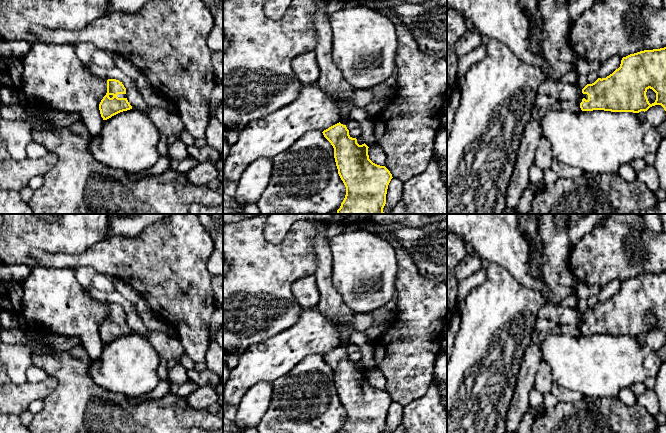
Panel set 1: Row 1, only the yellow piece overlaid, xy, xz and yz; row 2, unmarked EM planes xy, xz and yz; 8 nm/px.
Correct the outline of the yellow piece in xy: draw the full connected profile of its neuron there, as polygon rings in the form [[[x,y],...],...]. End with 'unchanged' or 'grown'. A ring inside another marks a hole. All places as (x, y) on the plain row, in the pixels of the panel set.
[[[116,303],[107,304],[107,317],[99,328],[99,334],[103,344],[132,333],[126,322],[126,312]]] | grown

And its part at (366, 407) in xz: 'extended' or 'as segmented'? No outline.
extended

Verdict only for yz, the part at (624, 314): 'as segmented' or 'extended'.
extended

